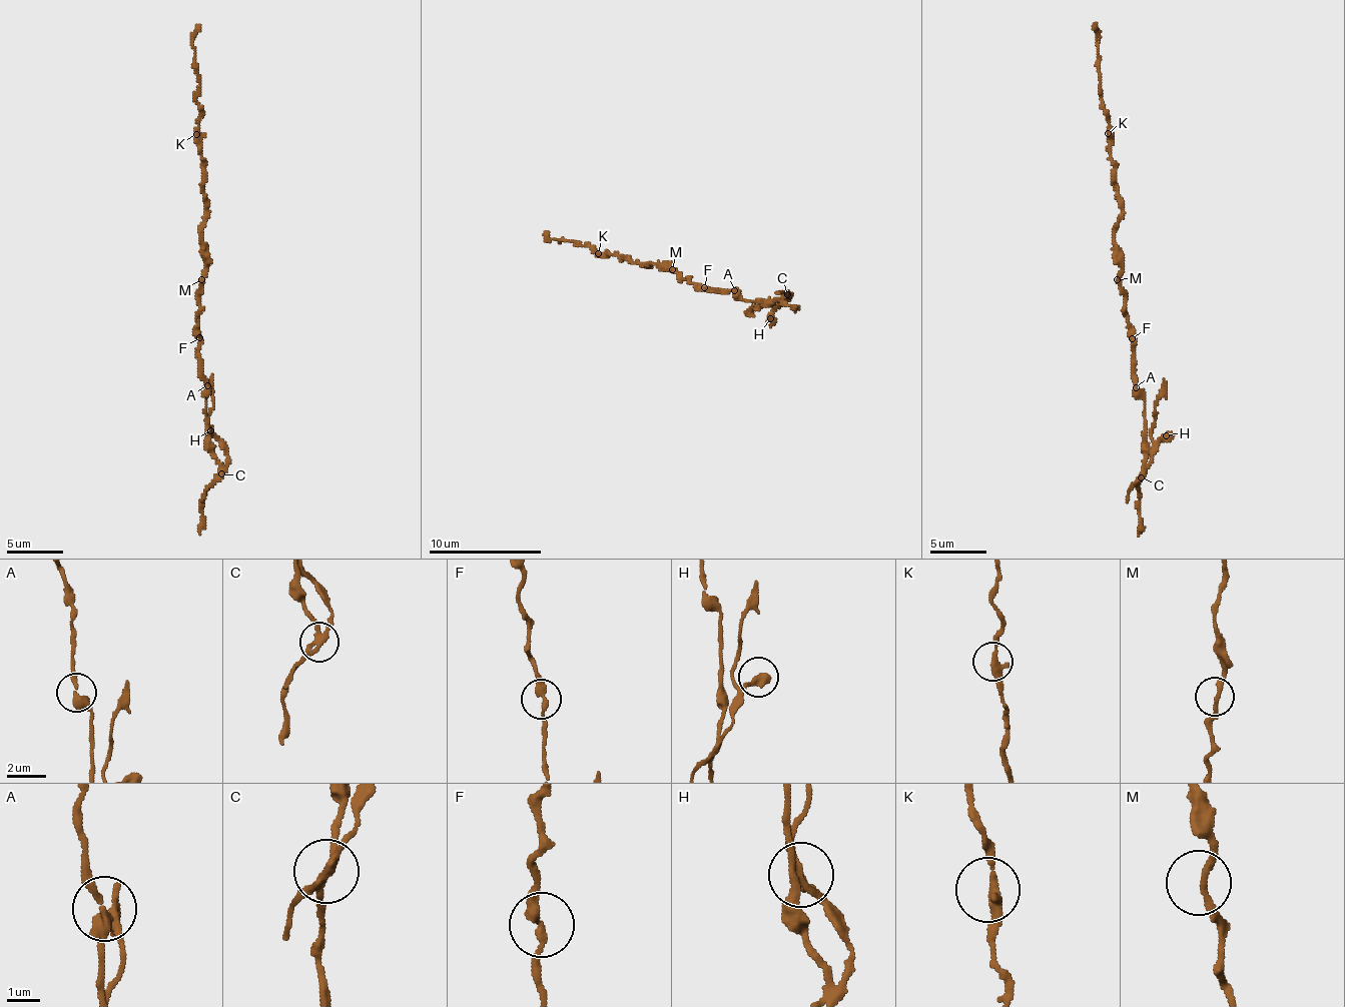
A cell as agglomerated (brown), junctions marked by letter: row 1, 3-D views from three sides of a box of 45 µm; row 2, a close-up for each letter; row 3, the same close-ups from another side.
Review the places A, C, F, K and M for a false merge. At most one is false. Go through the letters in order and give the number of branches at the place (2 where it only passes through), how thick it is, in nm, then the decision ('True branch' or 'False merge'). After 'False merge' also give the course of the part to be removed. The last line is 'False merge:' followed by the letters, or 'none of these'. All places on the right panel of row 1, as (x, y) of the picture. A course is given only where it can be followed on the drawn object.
A: Branches: 2. Thickness 320 nm. True branch
C: Branches: 4. Thickness 240 nm. False merge. Course of the part to remove: (1140, 478), (1153, 461), (1155, 401), (1164, 379)
F: Branches: 2. Thickness 280 nm. True branch
K: Branches: 2. Thickness 320 nm. True branch
M: Branches: 2. Thickness 200 nm. True branch
False merge: C

